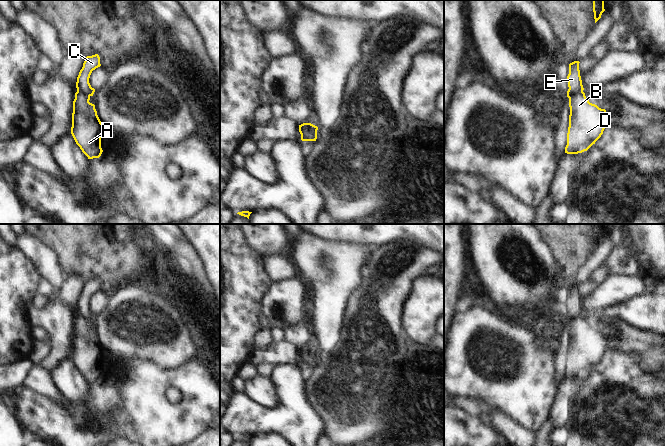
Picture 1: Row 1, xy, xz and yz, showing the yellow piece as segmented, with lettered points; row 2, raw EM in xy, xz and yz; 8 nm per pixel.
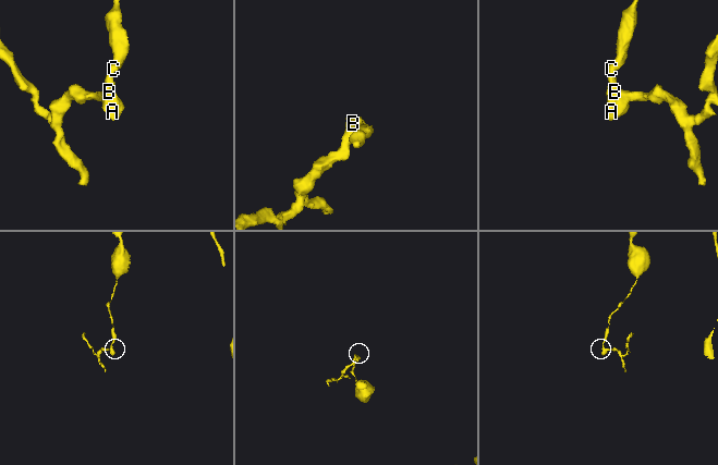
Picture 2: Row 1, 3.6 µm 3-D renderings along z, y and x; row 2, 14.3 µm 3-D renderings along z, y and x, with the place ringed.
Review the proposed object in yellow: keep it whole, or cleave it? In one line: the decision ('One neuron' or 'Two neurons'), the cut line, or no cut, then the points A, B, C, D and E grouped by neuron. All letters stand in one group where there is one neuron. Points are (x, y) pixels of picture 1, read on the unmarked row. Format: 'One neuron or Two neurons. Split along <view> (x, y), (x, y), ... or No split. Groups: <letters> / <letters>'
Two neurons. Split along yz (582, 315), (567, 319). Groups: A B D / C E.

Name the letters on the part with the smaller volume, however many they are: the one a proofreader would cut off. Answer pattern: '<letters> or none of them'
A, B, D

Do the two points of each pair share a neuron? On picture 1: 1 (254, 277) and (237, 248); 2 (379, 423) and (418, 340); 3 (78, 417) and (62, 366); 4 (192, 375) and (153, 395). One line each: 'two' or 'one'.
1: one
2: two
3: two
4: one

